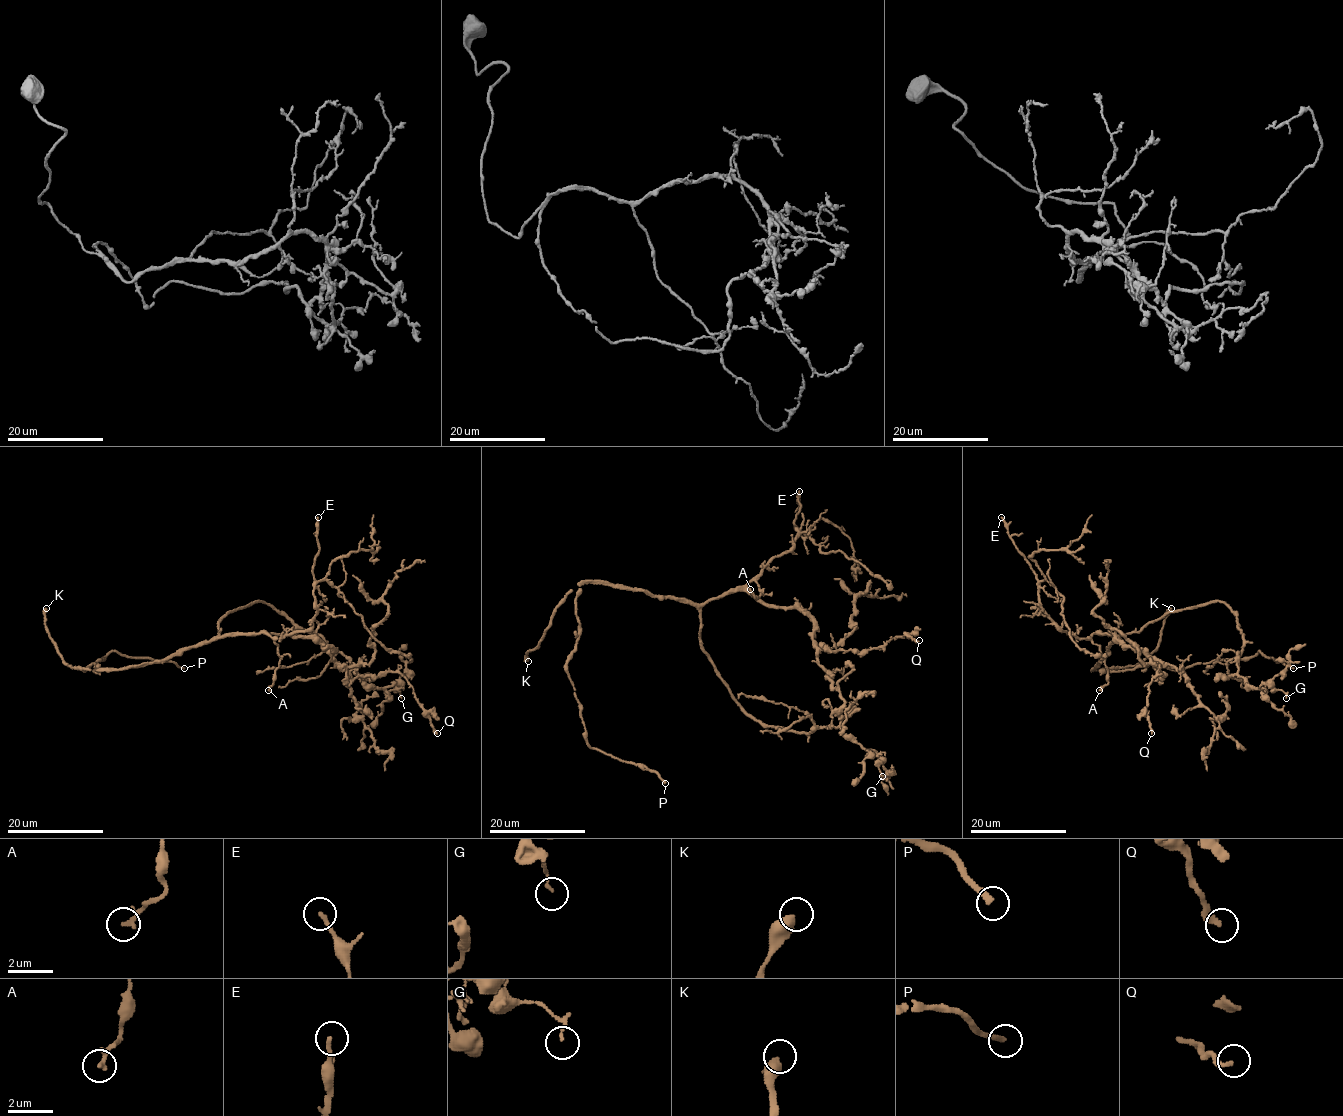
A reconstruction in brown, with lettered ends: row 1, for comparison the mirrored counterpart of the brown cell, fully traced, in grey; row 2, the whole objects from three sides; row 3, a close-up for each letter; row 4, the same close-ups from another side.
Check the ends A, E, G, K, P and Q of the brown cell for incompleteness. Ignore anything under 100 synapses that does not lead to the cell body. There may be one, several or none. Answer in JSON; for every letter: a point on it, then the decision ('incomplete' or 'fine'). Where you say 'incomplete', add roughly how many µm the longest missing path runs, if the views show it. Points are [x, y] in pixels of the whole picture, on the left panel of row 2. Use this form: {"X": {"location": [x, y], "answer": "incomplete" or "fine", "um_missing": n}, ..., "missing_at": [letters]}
{"A": {"location": [268, 690], "answer": "fine"}, "E": {"location": [318, 517], "answer": "fine"}, "G": {"location": [401, 698], "answer": "fine"}, "K": {"location": [46, 608], "answer": "incomplete", "um_missing": 80}, "P": {"location": [184, 668], "answer": "fine"}, "Q": {"location": [437, 733], "answer": "fine"}, "missing_at": ["K"]}

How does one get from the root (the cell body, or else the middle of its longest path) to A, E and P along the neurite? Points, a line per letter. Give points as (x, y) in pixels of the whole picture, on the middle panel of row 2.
A: (689, 602), (699, 604), (741, 590), (752, 580), (762, 593), (755, 597), (750, 589)
E: (689, 602), (699, 604), (743, 590), (774, 557), (792, 549), (798, 535), (794, 520), (800, 509), (799, 491)
P: (689, 602), (582, 582), (576, 598), (578, 638), (566, 665), (588, 744), (642, 763), (665, 783)

